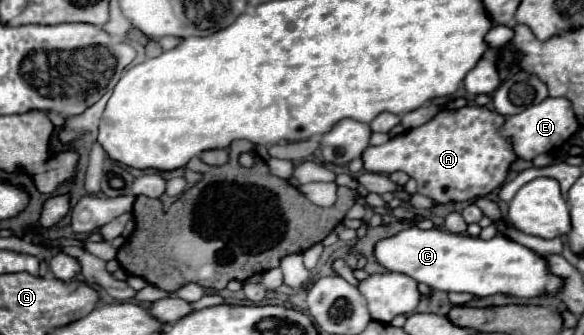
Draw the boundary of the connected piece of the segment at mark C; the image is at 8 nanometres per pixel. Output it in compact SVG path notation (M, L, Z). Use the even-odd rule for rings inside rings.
M413 225L393 237L377 241L373 257L387 271L409 275L417 283L425 283L431 289L439 291L473 293L477 297L487 297L495 293L537 297L543 293L557 293L561 289L561 279L547 271L547 263L543 257L501 235L485 241L469 235L455 235L443 229L423 231Z

